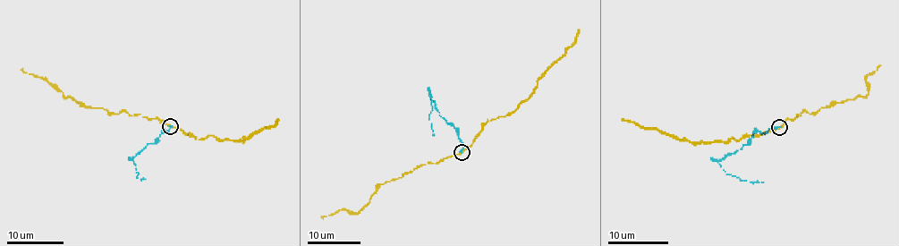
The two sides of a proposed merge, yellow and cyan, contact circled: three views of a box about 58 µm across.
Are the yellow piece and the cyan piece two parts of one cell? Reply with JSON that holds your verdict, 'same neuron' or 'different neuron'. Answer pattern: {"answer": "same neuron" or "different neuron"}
{"answer": "different neuron"}

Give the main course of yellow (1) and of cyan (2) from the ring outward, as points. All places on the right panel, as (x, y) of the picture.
1: (779, 127), (804, 111), (814, 114), (821, 107), (865, 96), (869, 89), (867, 76), (880, 65)
2: (779, 127), (765, 132), (756, 131), (748, 145), (717, 162), (726, 174), (742, 181), (763, 182)

